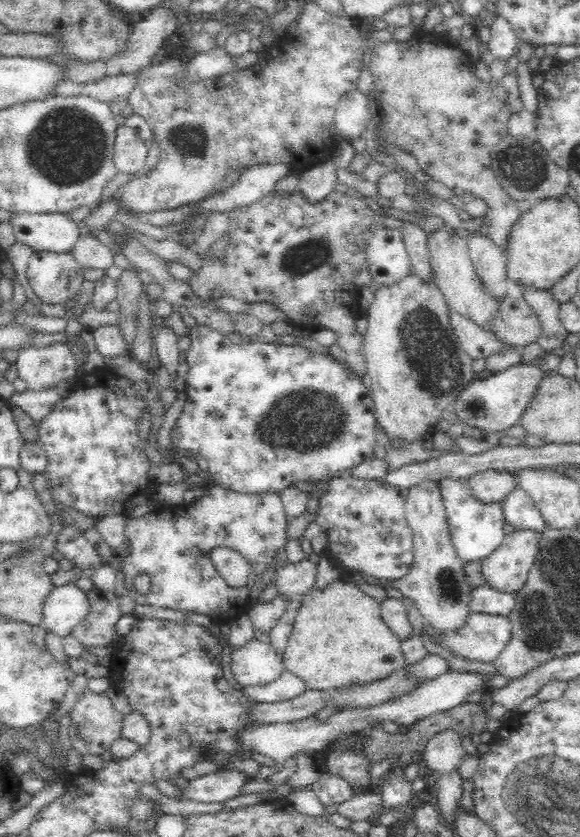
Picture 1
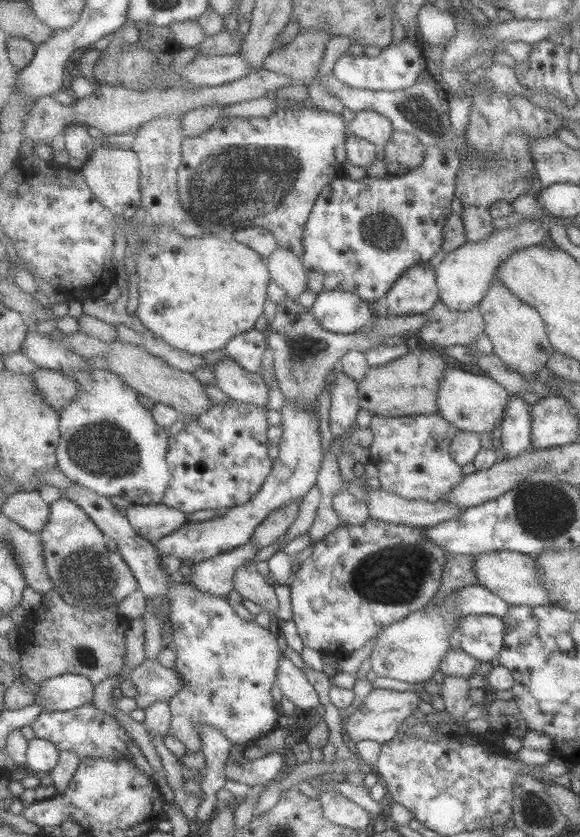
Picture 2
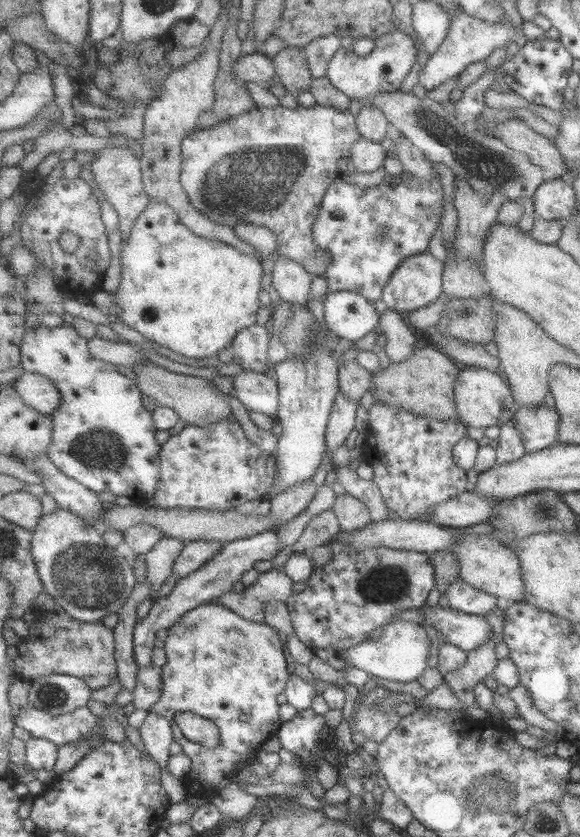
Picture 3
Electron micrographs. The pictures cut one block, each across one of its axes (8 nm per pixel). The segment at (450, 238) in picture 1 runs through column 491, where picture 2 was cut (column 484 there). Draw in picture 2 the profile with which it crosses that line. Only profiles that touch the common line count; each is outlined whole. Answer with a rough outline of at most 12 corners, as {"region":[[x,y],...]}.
{"region":[[496,277],[479,305],[494,353],[537,377],[557,351],[533,305]]}

